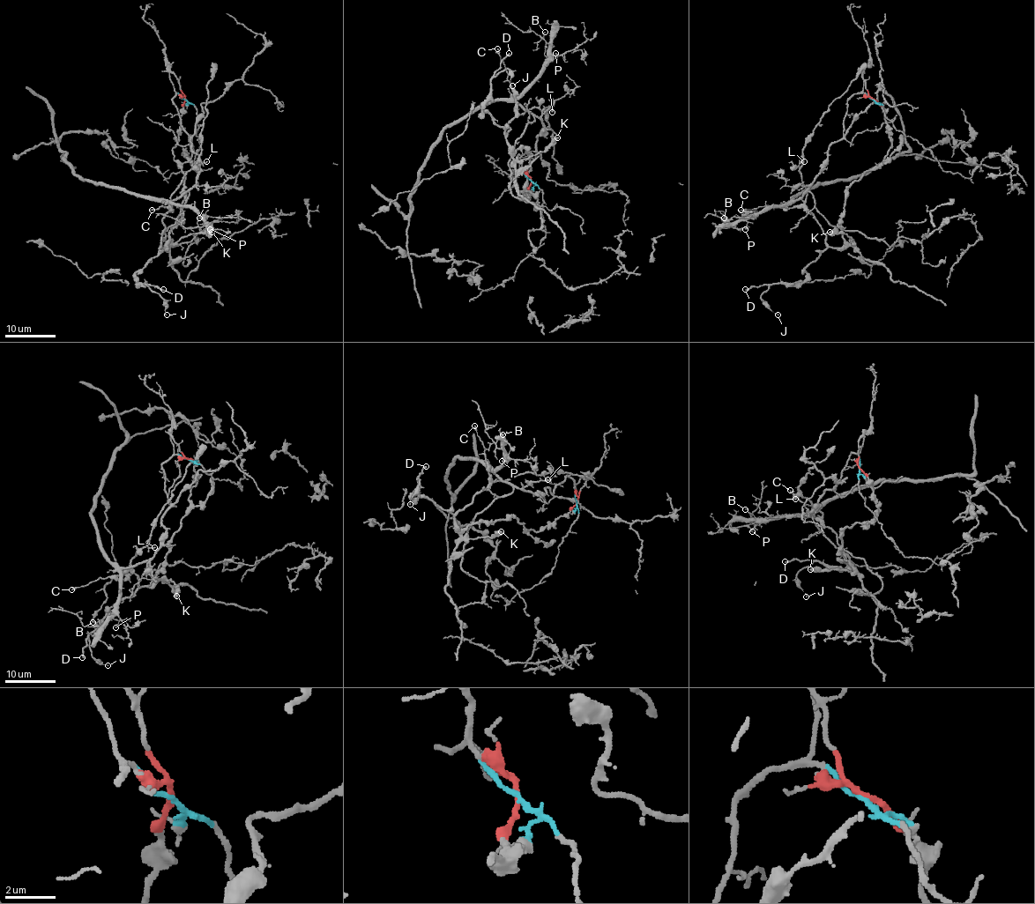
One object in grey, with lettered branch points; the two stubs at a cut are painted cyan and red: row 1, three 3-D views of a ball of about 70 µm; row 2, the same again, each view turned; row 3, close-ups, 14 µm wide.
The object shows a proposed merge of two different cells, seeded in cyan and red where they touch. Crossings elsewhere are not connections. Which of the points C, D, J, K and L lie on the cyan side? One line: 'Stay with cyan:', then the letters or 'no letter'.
Stay with cyan: no letter

